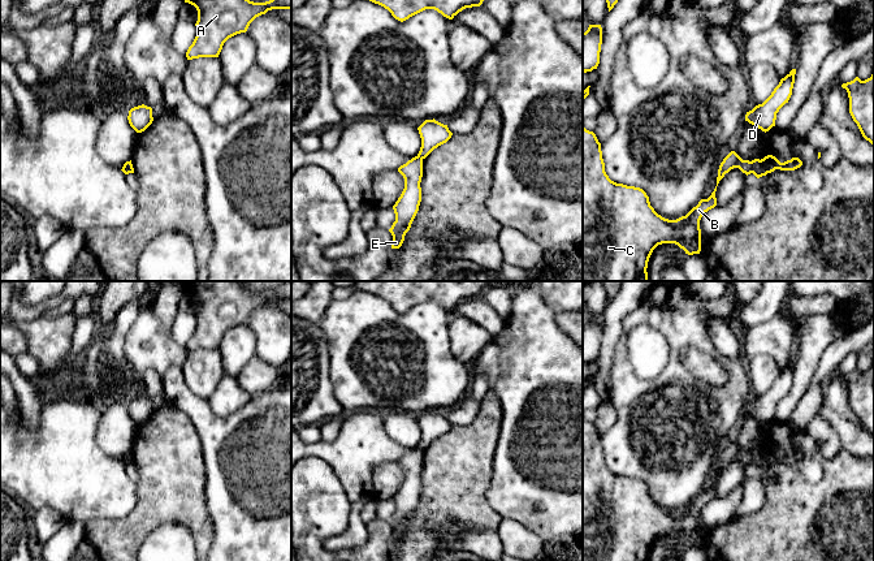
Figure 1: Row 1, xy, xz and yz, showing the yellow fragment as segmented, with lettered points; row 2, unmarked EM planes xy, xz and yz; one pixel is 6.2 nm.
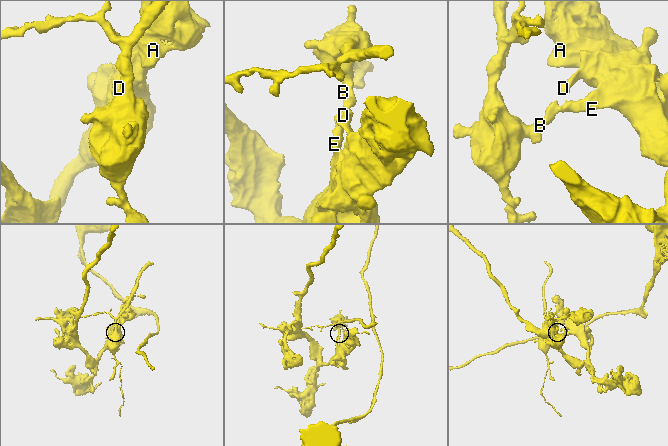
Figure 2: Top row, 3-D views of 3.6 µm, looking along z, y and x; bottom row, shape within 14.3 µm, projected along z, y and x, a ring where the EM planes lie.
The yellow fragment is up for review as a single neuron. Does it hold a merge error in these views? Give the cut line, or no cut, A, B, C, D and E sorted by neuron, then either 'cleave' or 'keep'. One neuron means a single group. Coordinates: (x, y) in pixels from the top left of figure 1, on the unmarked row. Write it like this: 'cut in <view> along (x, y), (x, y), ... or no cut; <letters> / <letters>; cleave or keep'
cut in yz along (749, 453), (752, 464); A D E / B C; cleave

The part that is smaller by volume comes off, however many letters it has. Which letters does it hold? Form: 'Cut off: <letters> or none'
Cut off: B, C

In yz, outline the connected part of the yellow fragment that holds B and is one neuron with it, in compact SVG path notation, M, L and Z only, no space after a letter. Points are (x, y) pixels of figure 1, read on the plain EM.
M583 417L583 561L646 561L653 541L662 535L675 535L688 547L700 545L700 512L717 497L715 483L717 478L708 491L701 491L685 508L665 510L650 497L642 480L609 470L601 435Z

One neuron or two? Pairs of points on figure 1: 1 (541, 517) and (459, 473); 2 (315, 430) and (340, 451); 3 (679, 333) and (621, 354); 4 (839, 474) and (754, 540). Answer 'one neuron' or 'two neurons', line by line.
1: two neurons
2: two neurons
3: one neuron
4: one neuron

